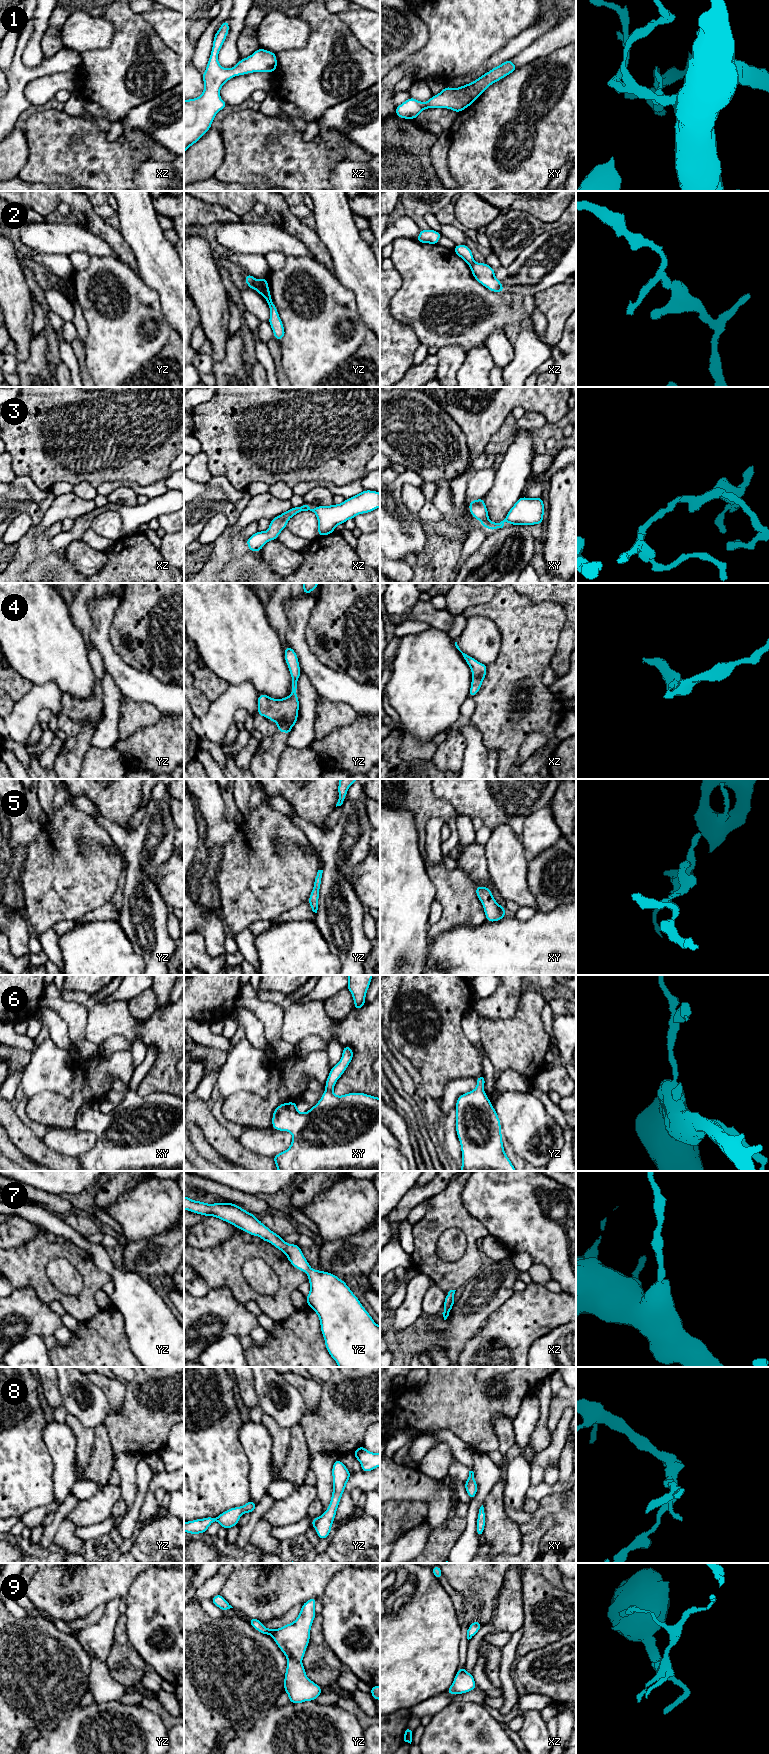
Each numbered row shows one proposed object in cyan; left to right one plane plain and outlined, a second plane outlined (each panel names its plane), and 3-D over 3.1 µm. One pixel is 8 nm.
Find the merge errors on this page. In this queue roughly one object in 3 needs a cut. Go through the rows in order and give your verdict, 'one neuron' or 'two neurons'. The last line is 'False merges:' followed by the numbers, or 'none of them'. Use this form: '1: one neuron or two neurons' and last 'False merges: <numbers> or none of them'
1: one neuron
2: two neurons
3: one neuron
4: one neuron
5: one neuron
6: one neuron
7: one neuron
8: one neuron
9: one neuron
False merges: 2

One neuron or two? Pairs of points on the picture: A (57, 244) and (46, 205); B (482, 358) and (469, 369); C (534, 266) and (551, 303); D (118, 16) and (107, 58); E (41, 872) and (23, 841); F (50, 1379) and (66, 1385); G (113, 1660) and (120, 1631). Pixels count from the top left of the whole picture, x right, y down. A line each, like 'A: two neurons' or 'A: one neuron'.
A: two neurons
B: one neuron
C: two neurons
D: one neuron
E: two neurons
F: two neurons
G: one neuron

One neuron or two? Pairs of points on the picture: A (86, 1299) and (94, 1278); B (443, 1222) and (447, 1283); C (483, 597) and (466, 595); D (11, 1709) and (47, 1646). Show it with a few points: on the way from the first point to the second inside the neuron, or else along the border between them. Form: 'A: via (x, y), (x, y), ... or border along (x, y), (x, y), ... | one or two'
A: via (87, 1294), (92, 1283) | one
B: via (430, 1237), (430, 1259), (439, 1268) | one
C: via (479, 595), (470, 595) | one
D: via (11, 1693), (11, 1682), (31, 1662) | one

